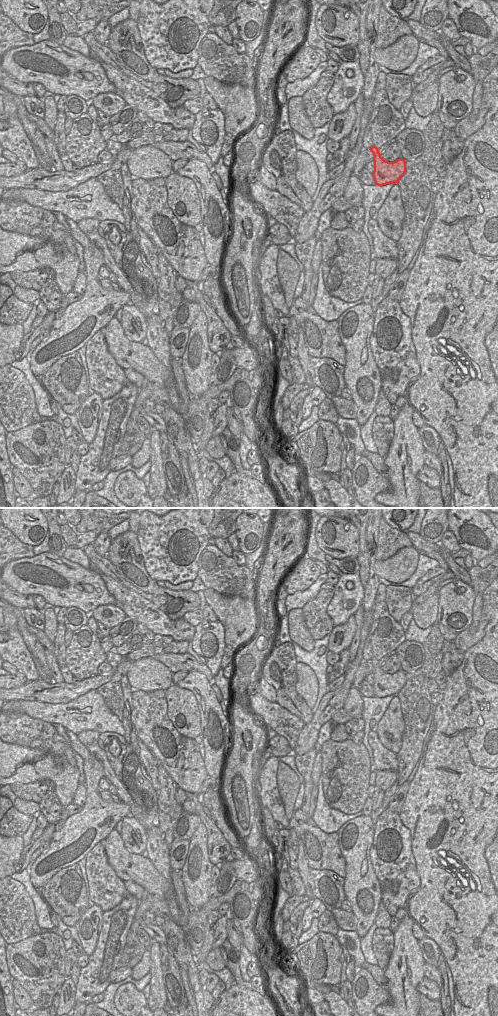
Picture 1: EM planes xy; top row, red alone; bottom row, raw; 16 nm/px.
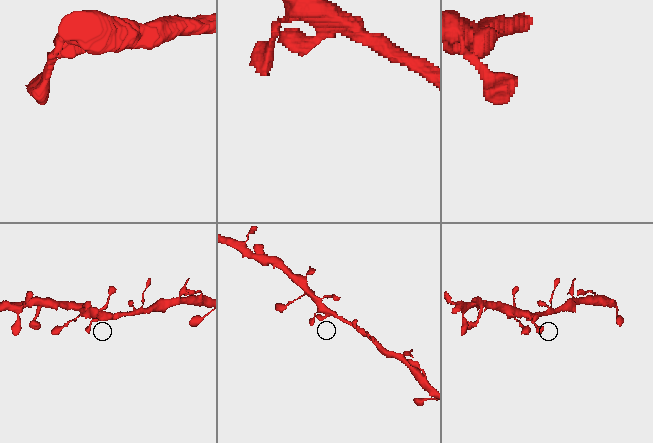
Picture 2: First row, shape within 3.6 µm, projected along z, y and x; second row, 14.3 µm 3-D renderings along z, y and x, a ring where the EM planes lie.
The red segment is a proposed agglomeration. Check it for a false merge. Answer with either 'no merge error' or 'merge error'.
no merge error

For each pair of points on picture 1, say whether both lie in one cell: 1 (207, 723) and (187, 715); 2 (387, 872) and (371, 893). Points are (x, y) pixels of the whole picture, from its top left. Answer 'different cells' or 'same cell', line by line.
1: different cells
2: different cells

